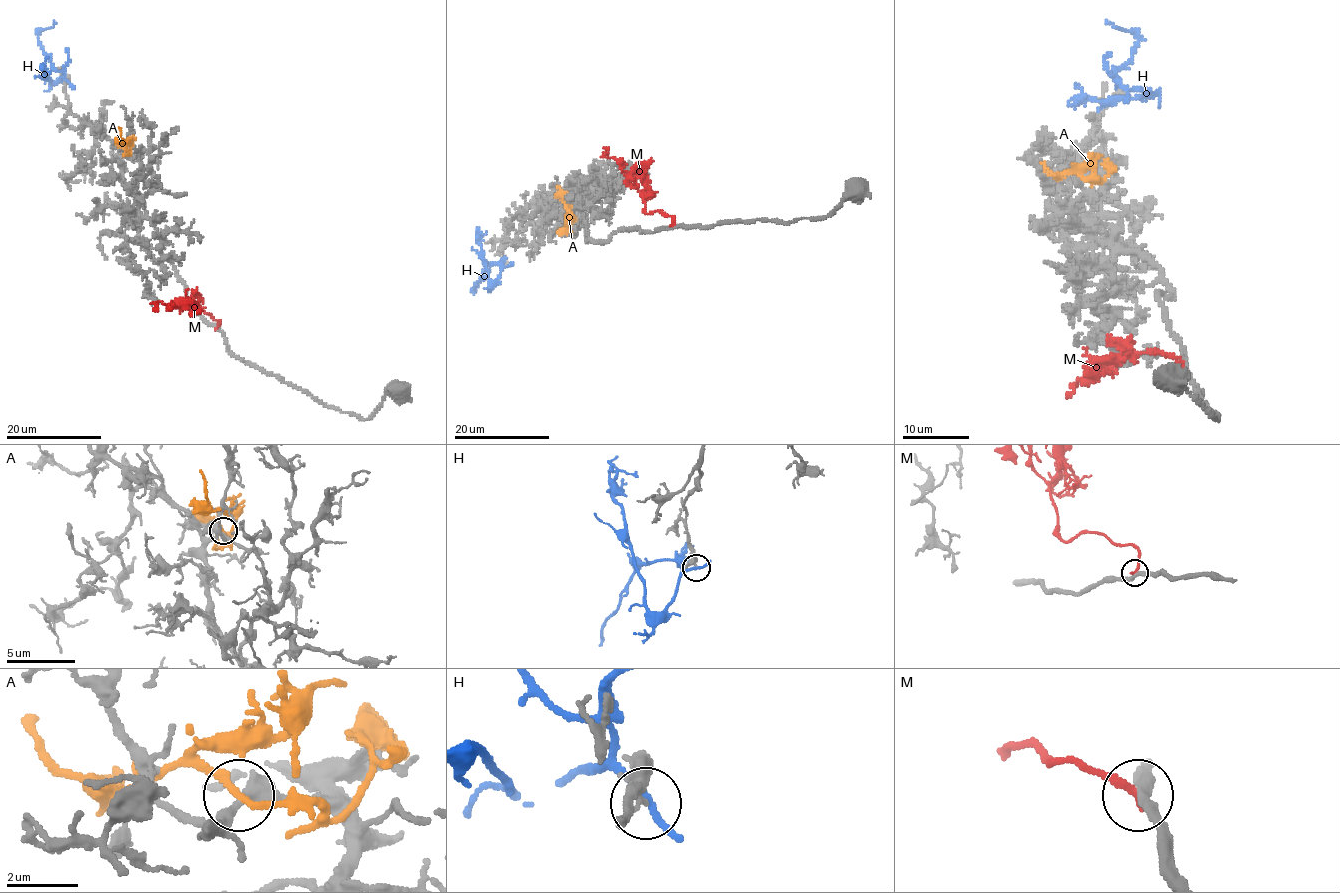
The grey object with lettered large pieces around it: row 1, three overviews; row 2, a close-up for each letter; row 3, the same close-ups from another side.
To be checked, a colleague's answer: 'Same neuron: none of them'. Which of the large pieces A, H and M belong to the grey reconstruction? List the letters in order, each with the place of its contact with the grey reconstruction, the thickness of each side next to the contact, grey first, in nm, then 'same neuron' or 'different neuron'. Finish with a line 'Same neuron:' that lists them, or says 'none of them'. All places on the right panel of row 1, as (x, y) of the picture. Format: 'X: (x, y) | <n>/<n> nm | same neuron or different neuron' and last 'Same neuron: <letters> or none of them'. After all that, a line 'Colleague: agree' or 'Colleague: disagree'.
A: (1083, 177) | 280/180 nm | different neuron
H: (1126, 95) | 170/190 nm | different neuron
M: (1182, 361) | 300/220 nm | different neuron
Same neuron: none of them
Colleague: agree

